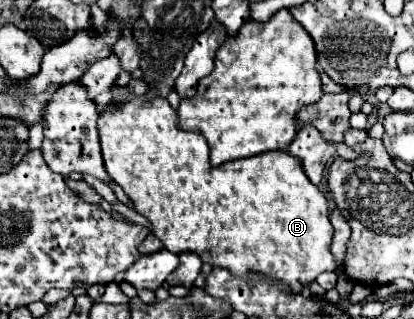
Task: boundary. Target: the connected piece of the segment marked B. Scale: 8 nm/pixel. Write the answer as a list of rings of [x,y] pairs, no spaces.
[[[113,86],[111,94],[115,100],[121,98],[123,102],[111,102],[99,114],[97,126],[105,170],[133,200],[135,210],[151,222],[151,232],[169,252],[197,252],[203,262],[227,268],[239,278],[243,278],[247,270],[257,270],[275,280],[283,280],[293,292],[313,282],[317,274],[339,266],[329,252],[333,226],[329,222],[327,198],[305,176],[301,160],[289,152],[273,150],[225,162],[215,168],[209,164],[205,136],[201,132],[181,130],[179,114],[165,98],[157,96],[155,100],[145,100],[145,96],[135,96],[127,86]]]

